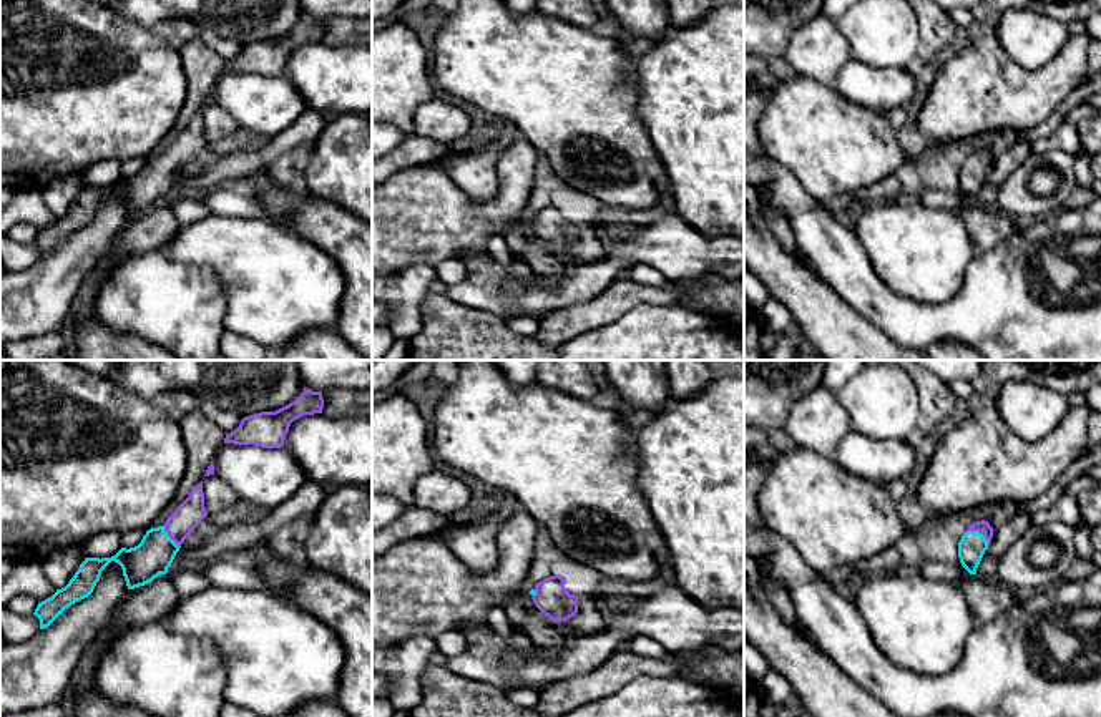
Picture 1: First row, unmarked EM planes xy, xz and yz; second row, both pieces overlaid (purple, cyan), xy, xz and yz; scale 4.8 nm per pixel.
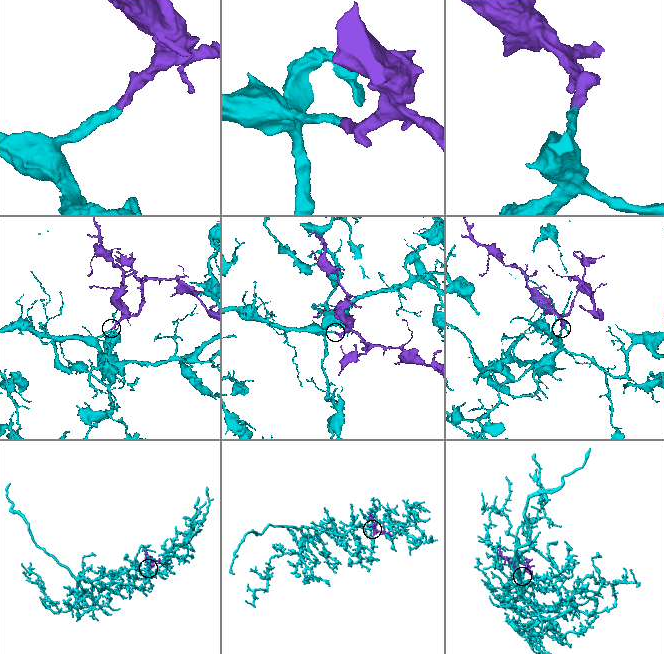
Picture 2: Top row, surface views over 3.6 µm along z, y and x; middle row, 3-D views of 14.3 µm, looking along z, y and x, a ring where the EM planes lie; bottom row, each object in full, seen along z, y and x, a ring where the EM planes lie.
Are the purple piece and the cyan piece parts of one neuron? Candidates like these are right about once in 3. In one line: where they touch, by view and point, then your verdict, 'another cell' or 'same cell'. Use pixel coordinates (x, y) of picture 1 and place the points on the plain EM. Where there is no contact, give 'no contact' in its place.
meets purple in yz at (978, 160); same cell

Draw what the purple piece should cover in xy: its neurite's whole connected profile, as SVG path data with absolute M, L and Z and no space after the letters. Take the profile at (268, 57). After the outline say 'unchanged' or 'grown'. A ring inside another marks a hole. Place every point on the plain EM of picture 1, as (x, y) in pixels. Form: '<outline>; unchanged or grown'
M304 18L294 30L276 40L244 45L239 55L226 63L224 71L281 76L294 48L322 41L322 37L322 20Z; unchanged

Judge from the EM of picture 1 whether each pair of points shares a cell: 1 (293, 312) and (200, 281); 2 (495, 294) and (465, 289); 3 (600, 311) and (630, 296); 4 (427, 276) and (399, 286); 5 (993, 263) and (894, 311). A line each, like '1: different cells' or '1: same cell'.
1: different cells
2: same cell
3: same cell
4: same cell
5: same cell

